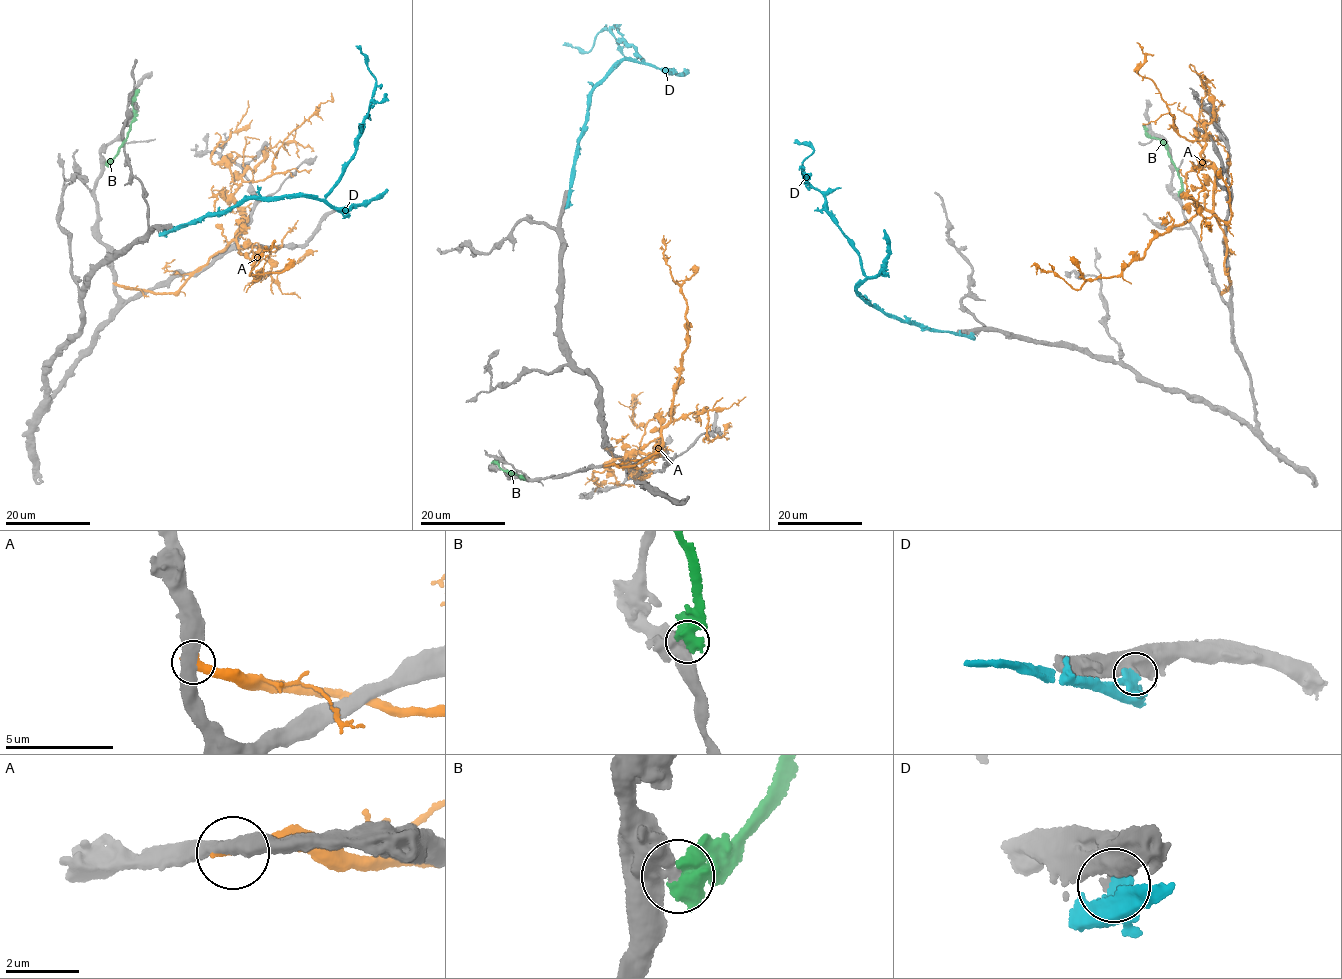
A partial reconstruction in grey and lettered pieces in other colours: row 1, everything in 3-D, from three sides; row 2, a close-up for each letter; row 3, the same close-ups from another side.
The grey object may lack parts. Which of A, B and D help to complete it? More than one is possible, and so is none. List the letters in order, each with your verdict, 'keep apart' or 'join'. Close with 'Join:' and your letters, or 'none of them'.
A: keep apart
B: keep apart
D: keep apart
Join: none of them

